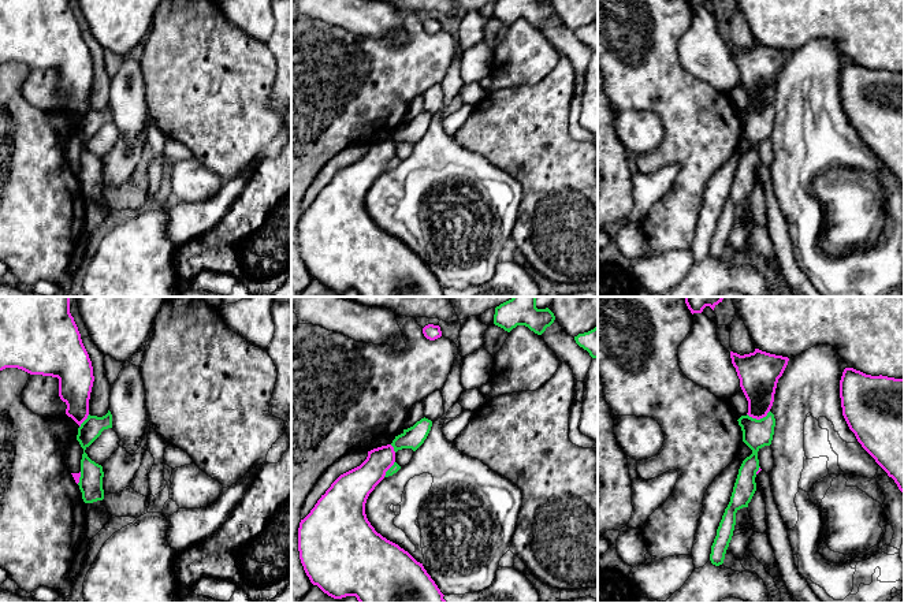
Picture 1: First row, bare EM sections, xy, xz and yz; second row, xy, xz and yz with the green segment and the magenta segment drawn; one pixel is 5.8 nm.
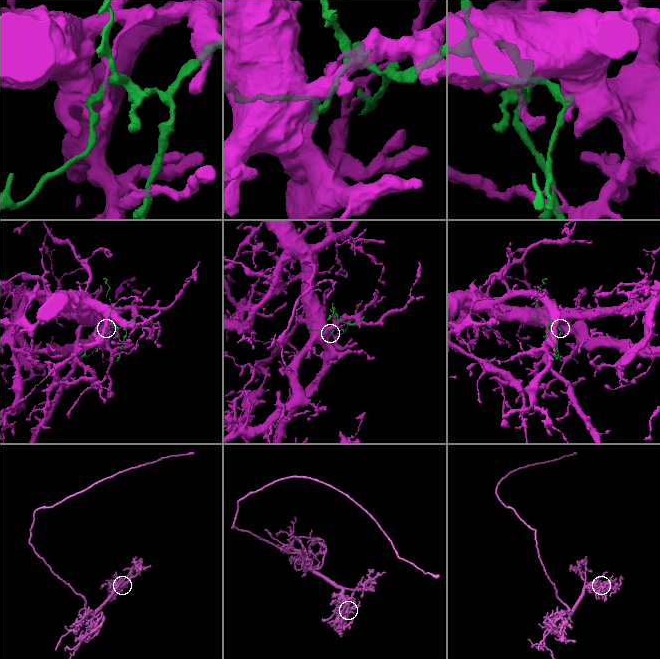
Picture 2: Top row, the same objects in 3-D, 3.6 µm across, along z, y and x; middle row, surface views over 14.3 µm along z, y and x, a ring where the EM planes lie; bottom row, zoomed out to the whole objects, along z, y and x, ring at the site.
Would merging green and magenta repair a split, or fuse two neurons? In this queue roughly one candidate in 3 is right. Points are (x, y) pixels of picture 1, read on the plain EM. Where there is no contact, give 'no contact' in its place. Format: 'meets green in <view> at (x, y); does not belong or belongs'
meets green in yz at (758, 114); does not belong

